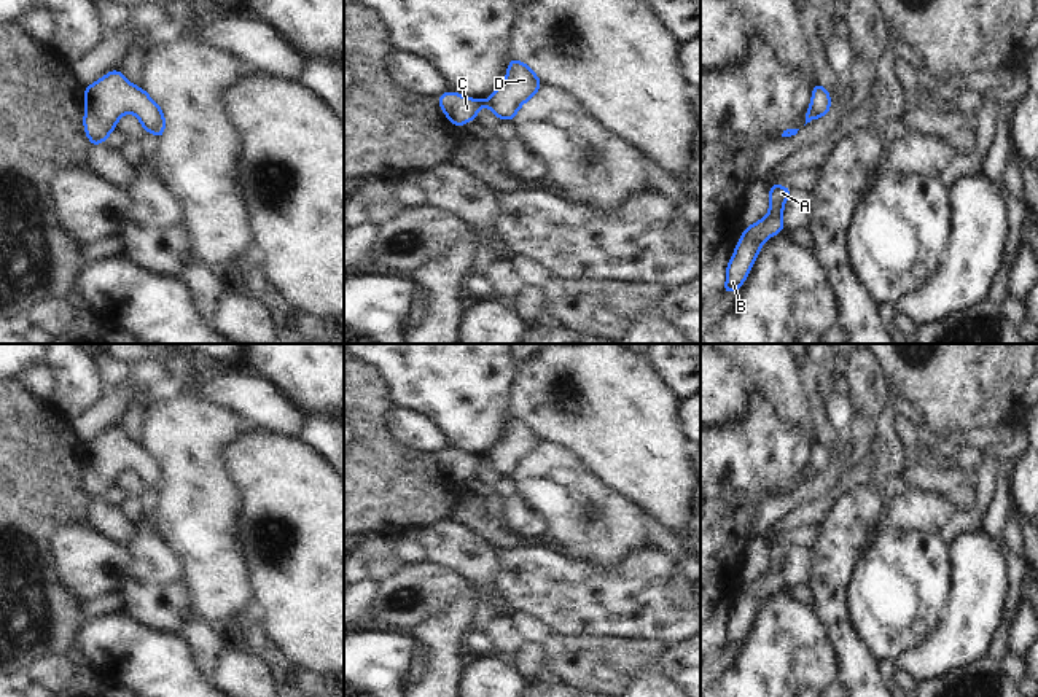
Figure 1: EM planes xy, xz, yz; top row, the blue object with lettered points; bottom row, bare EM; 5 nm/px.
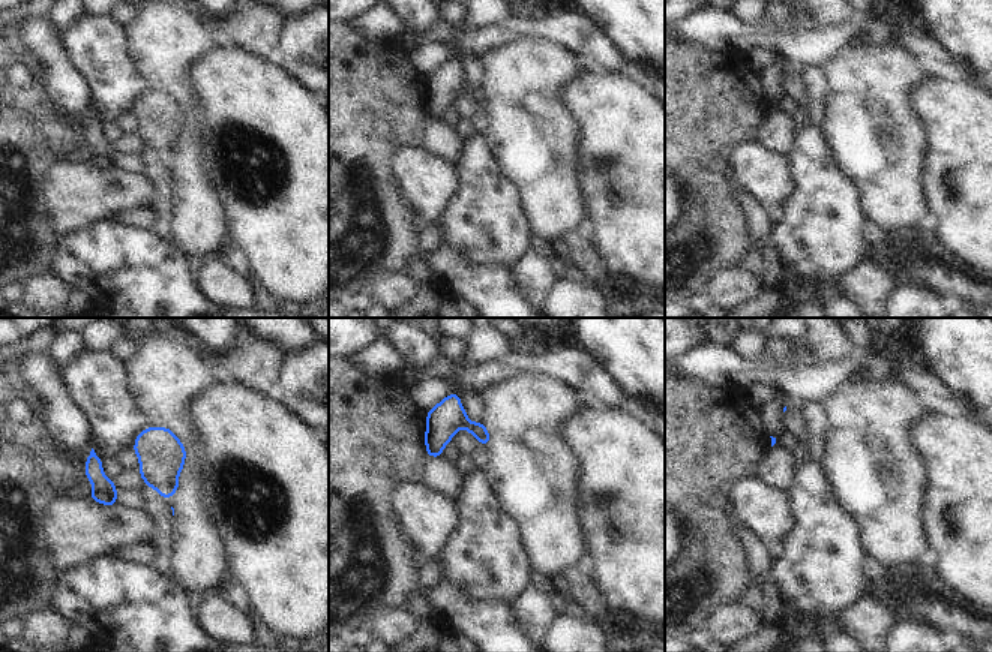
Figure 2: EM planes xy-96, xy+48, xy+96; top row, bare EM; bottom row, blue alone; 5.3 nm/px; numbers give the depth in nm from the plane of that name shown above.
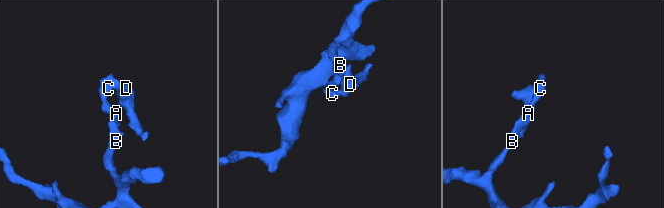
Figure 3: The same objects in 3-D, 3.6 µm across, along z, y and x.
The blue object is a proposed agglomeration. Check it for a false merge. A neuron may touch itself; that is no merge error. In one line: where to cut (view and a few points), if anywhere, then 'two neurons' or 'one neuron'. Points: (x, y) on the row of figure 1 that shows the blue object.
no cut | one neuron

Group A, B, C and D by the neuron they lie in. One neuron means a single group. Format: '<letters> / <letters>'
A B C D

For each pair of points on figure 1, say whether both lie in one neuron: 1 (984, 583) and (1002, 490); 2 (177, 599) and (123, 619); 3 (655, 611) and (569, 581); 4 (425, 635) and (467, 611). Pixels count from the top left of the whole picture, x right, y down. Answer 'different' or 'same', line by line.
1: different
2: different
3: same
4: same

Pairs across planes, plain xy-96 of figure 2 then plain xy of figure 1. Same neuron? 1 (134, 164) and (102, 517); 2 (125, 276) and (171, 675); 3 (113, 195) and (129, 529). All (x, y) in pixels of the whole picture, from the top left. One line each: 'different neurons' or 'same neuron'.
1: same neuron
2: same neuron
3: different neurons

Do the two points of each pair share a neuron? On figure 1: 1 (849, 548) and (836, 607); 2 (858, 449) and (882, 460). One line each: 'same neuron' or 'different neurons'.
1: same neuron
2: different neurons

